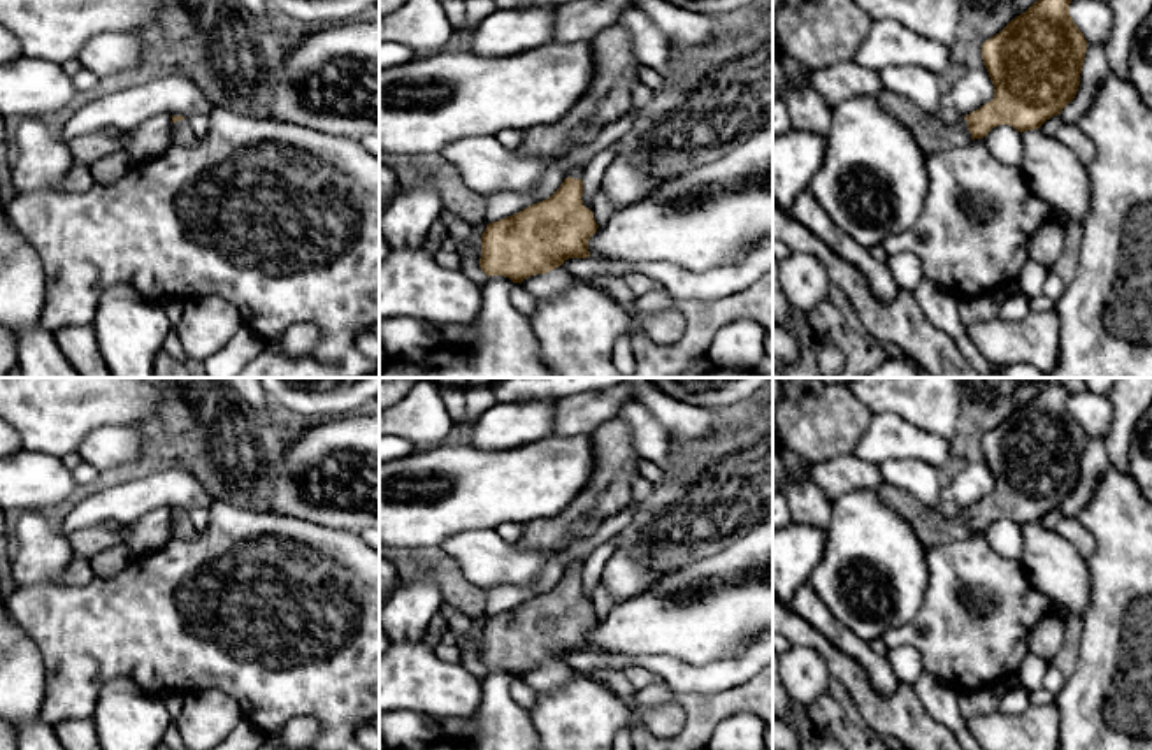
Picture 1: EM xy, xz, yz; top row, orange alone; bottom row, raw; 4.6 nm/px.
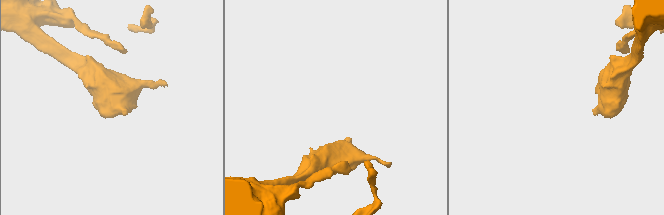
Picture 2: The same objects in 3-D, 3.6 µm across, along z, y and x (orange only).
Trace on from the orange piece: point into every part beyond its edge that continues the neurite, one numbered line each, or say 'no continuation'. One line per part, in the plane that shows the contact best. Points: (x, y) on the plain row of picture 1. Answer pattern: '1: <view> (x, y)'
1: yz (931, 527)

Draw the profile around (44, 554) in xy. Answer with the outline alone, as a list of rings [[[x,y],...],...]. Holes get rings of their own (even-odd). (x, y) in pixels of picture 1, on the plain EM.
[[[23,509],[16,525],[18,555],[11,571],[18,587],[54,585],[72,562],[68,539],[39,509]]]

